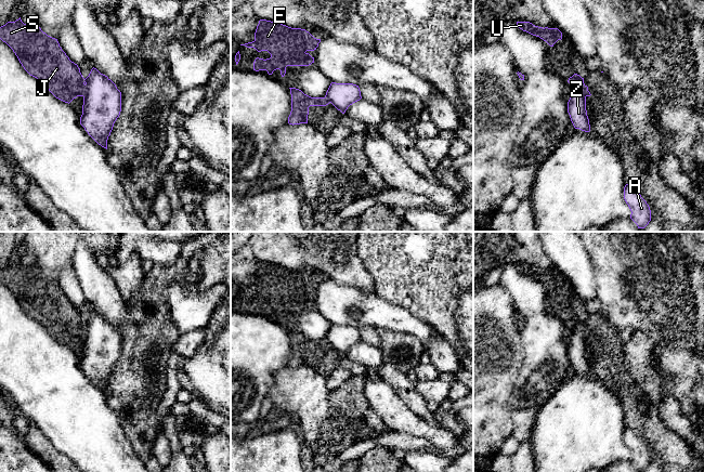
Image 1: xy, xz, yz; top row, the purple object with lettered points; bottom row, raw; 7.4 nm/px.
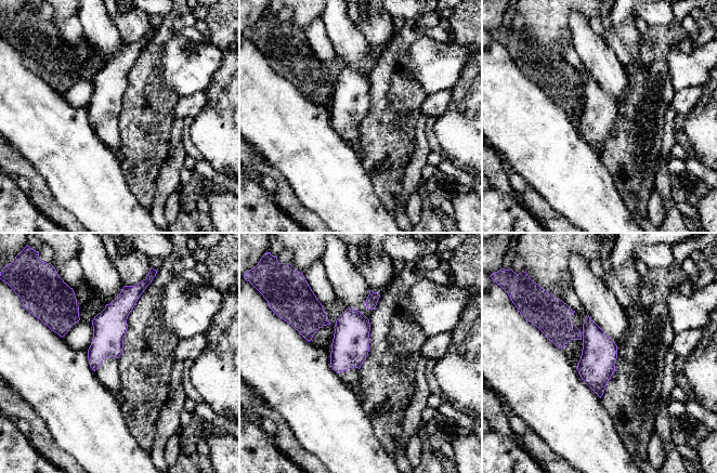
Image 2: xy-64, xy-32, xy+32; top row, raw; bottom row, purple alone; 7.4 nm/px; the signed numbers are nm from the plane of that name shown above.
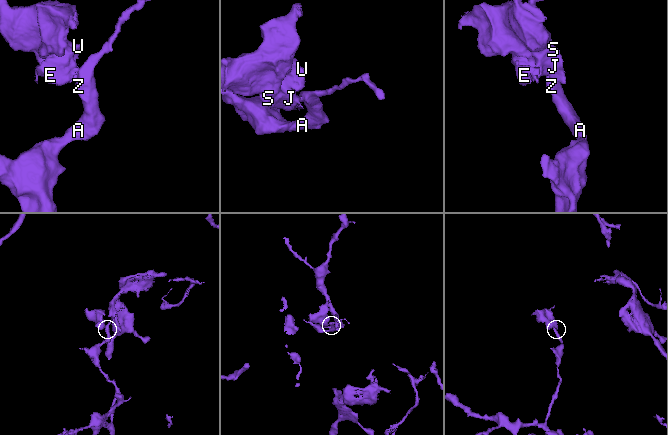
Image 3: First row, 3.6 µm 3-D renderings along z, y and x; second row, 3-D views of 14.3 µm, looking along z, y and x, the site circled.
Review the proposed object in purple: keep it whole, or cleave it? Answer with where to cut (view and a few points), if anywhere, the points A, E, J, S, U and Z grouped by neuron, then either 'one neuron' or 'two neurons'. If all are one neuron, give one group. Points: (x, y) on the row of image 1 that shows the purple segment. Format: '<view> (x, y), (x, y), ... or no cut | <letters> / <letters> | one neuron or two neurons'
xy (85, 84), (83, 96) | A Z / E J S U | two neurons

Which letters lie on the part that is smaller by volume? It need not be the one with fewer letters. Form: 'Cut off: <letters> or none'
Cut off: E, J, S, U

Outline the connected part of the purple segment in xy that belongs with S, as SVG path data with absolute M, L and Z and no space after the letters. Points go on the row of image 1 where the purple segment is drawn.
M21 17L8 22L0 27L0 39L13 50L24 69L42 82L56 99L69 104L77 96L84 96L86 79L80 68L62 50L57 39L43 32L35 22L24 24Z

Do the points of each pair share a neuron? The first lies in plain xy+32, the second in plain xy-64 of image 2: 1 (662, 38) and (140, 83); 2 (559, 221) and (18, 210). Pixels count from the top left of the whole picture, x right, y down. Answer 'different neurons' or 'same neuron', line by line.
1: same neuron
2: different neurons

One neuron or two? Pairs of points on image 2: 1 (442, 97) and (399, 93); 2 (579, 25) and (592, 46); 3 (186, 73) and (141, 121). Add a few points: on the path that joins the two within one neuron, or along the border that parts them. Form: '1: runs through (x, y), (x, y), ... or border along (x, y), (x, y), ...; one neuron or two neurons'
1: border along (428, 95), (420, 106), (420, 114); two neurons
2: runs through (581, 30), (587, 40); one neuron
3: border along (159, 67), (159, 79), (163, 86), (180, 96); two neurons

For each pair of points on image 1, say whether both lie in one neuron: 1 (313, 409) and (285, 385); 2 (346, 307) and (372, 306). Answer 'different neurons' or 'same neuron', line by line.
1: same neuron
2: same neuron

